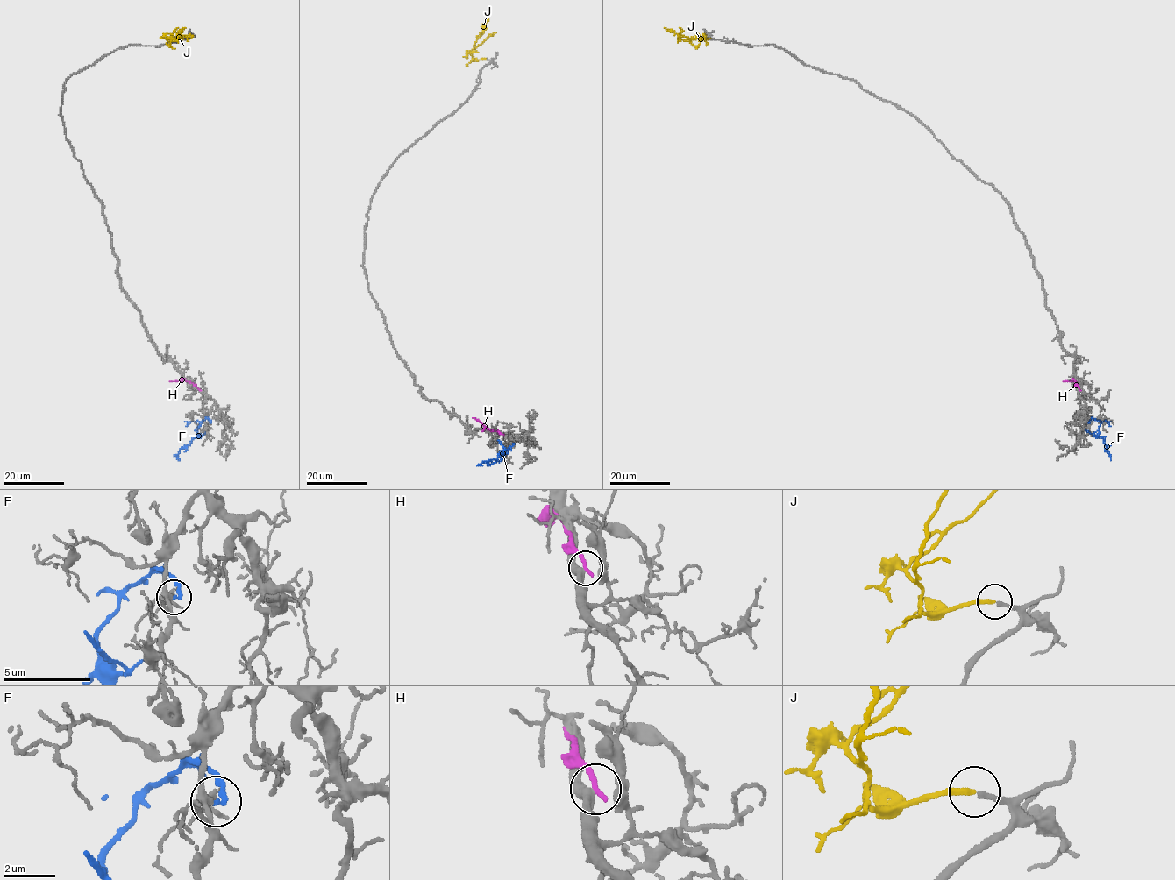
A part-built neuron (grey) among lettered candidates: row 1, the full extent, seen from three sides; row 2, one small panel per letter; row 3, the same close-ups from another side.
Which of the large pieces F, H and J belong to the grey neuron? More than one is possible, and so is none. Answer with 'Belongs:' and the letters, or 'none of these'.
Belongs: J

